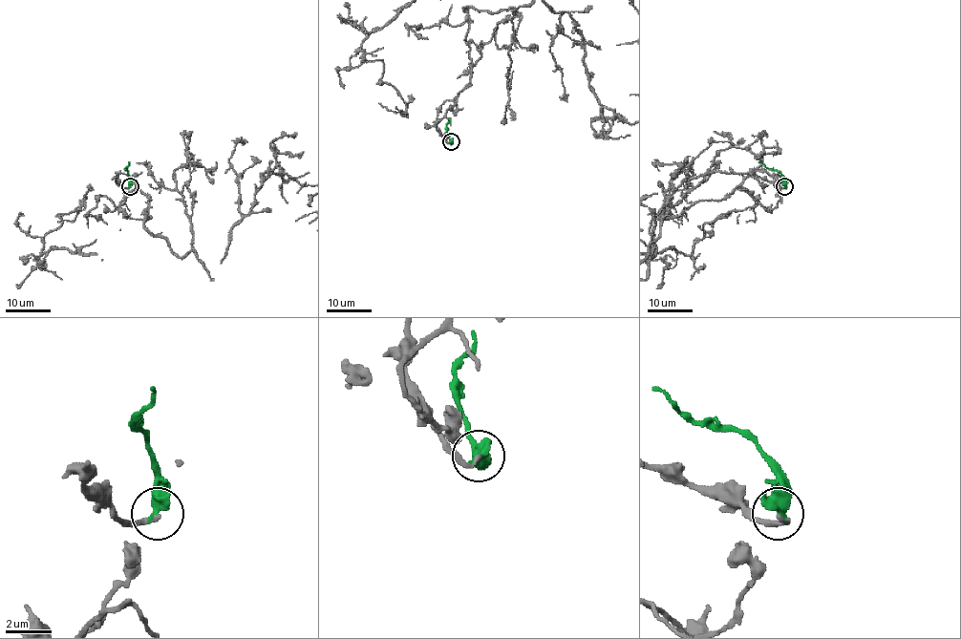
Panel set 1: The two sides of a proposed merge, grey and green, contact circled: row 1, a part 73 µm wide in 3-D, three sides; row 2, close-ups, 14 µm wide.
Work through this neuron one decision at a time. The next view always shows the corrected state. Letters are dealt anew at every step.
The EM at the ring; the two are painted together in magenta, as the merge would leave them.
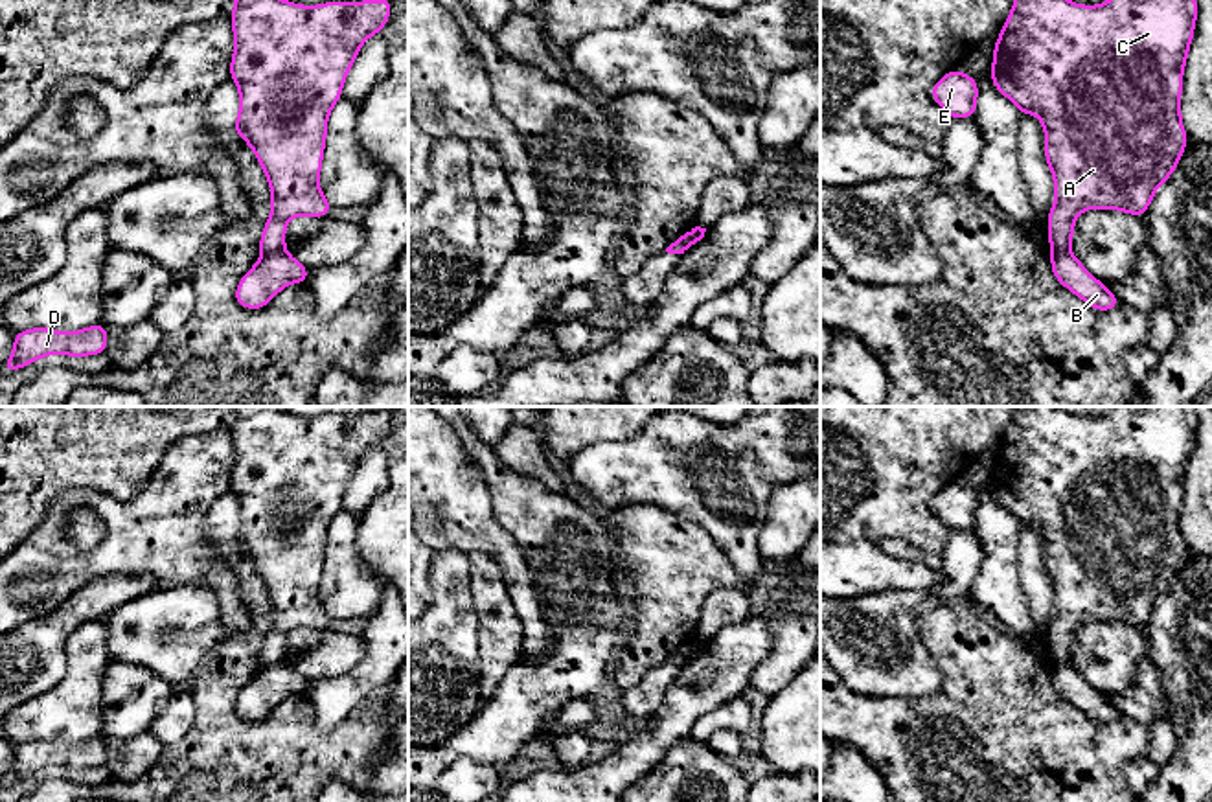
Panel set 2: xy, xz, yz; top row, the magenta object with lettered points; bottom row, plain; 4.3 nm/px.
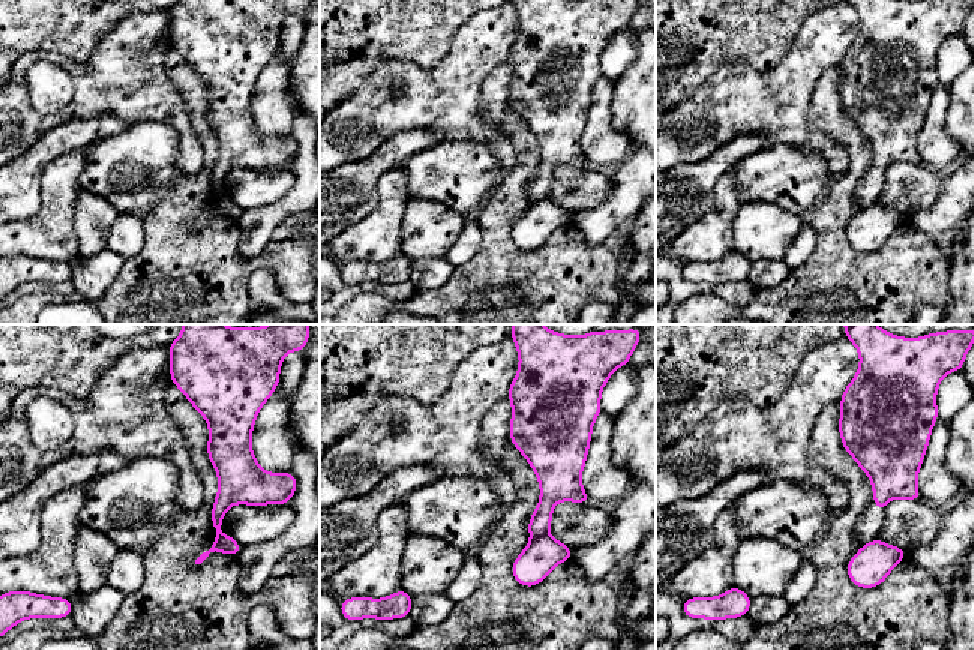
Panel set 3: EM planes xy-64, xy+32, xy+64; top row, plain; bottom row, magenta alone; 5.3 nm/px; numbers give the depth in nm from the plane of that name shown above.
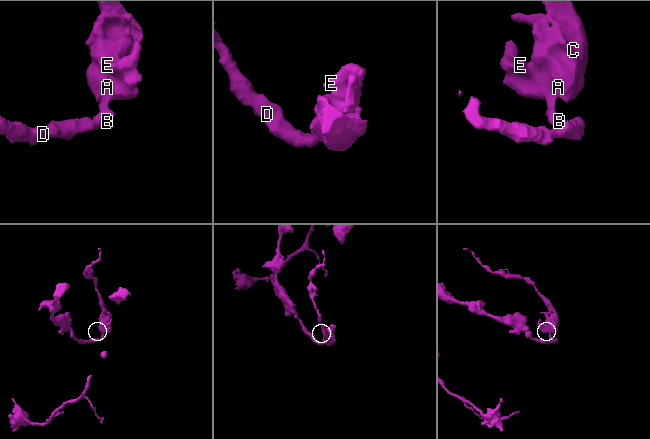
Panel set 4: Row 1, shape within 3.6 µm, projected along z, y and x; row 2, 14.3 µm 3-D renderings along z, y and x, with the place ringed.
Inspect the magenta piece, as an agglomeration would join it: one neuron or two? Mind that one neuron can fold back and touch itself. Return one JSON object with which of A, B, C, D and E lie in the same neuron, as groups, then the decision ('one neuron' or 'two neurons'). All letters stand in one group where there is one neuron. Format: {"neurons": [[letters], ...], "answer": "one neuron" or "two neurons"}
{"neurons": [["A", "C", "E"], ["B", "D"]], "answer": "two neurons"}

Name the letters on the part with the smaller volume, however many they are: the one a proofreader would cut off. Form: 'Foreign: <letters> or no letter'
Foreign: A, C, E

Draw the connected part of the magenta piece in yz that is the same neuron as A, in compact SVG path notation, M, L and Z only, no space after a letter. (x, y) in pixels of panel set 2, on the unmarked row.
M1015 407L1013 419L1004 434L993 460L991 493L995 500L1021 522L1035 526L1045 539L1045 570L1054 589L1056 613L1048 624L1048 657L1052 662L1069 662L1074 646L1076 629L1089 622L1122 622L1129 627L1142 629L1153 613L1155 602L1175 583L1188 548L1181 532L1183 482L1188 471L1188 460L1194 451L1197 430L1197 414L1194 407L1115 407L1100 418L1080 418L1061 407Z

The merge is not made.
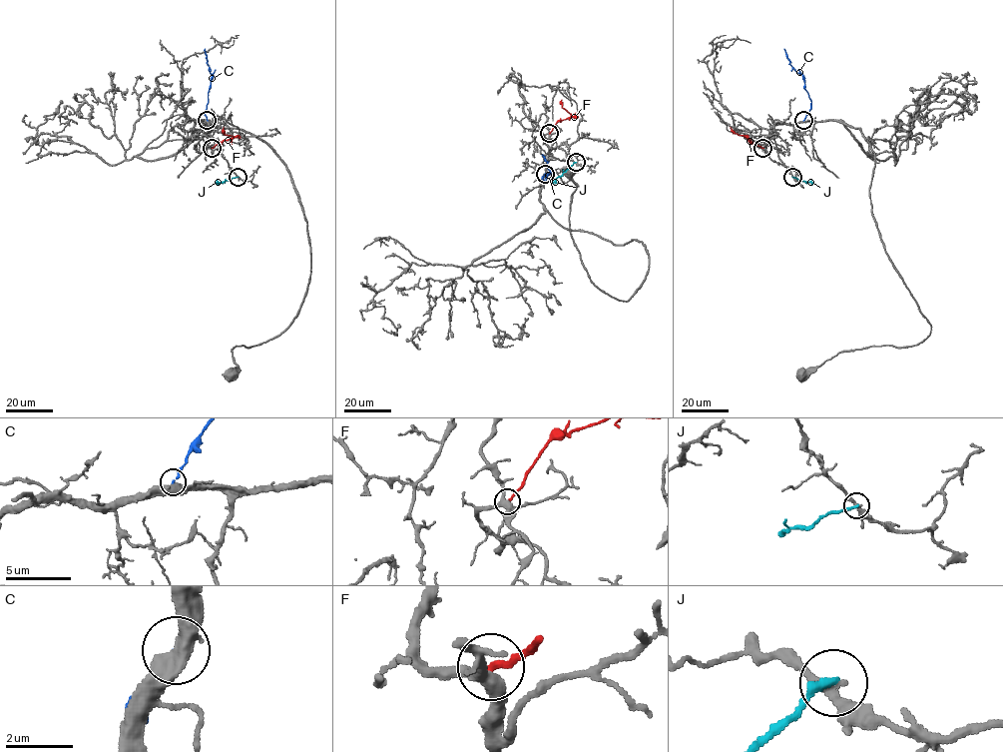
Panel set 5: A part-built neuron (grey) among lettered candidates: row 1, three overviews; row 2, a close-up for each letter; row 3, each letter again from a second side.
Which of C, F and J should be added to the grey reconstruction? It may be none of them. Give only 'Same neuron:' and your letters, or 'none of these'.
Same neuron: none of these

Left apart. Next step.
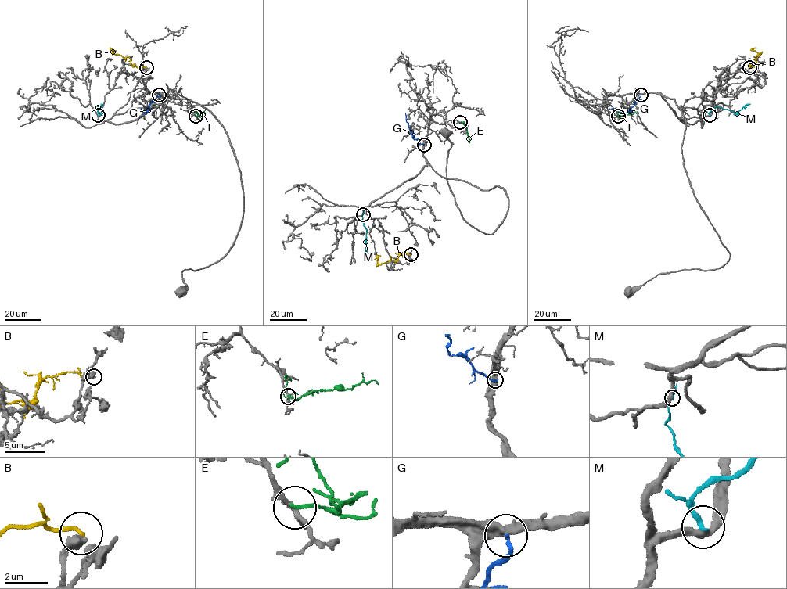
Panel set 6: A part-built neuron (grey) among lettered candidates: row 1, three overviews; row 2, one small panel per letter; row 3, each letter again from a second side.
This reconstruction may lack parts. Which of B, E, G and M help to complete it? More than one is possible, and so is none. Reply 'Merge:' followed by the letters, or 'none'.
Merge: none

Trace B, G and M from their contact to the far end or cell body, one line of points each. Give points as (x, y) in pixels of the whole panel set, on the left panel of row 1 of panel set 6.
B: (146, 67), (133, 66), (128, 57), (115, 55), (109, 47)
G: (159, 95), (148, 105), (147, 111), (140, 109)
M: (98, 115), (97, 106), (102, 109), (101, 113), (102, 103)

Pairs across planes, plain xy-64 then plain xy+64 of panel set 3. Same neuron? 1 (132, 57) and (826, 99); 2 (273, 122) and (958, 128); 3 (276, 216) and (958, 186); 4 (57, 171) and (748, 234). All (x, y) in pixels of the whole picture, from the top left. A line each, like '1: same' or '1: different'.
1: different
2: different
3: same
4: different

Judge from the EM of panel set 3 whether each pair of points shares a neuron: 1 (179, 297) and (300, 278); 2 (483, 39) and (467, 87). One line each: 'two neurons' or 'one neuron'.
1: one neuron
2: one neuron

